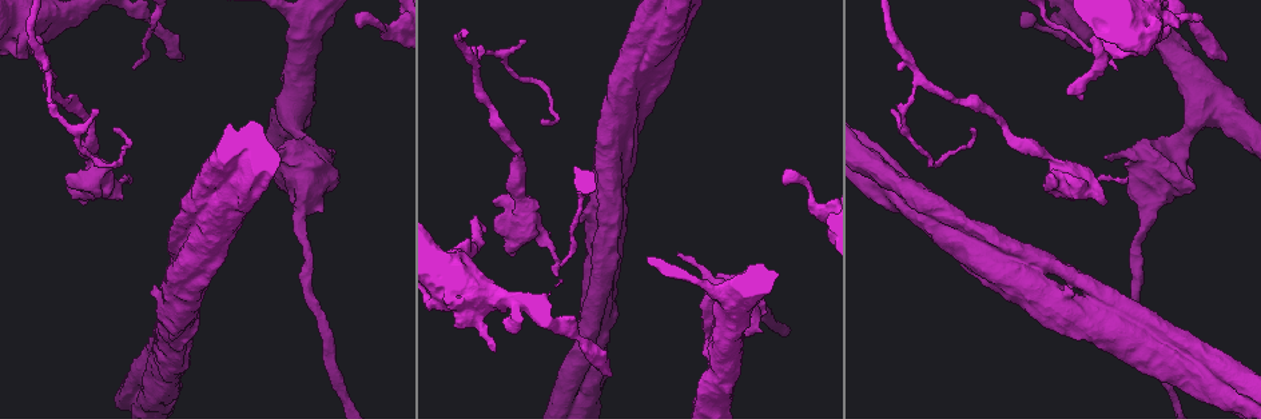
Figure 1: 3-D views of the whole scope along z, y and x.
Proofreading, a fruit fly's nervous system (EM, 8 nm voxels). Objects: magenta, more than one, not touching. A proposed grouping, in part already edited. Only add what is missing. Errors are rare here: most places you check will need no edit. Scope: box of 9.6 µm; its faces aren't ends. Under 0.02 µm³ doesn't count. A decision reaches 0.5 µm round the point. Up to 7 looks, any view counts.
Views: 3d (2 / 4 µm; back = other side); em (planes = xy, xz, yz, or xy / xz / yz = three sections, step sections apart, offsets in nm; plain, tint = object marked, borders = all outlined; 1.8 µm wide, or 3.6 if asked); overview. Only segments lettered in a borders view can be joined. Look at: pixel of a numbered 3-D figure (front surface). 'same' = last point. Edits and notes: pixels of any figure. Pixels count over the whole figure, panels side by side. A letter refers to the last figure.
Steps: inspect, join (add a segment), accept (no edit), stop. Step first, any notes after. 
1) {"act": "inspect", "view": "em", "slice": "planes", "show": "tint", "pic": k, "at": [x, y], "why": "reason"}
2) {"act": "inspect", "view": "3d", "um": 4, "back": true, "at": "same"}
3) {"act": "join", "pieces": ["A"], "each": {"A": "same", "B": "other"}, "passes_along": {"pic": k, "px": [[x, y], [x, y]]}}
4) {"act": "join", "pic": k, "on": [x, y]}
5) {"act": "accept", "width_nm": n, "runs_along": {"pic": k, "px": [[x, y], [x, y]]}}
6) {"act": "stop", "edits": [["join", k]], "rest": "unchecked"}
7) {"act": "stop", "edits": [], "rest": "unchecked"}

{"act": "inspect", "view": "em", "slice": "planes", "show": "borders", "pic": 1, "at": [1227, 59], "why": "end of a long branch"}

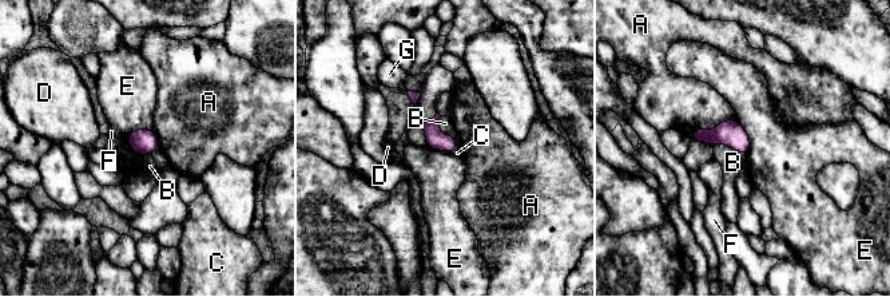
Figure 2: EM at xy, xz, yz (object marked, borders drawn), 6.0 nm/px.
{"act": "accept", "each": {"A": "other", "B": "other", "C": "other", "D": "other", "E": "other", "F": "other", "G": "other"}, "border": {"pic": 2, "px": [[135, 129], [128, 145], [143, 157]]}, "found": "no lettered segment goes on from it"}

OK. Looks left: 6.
{"act": "inspect", "view": "em", "slice": "planes", "show": "borders", "pic": 1, "at": [485, 230], "why": "free end"}

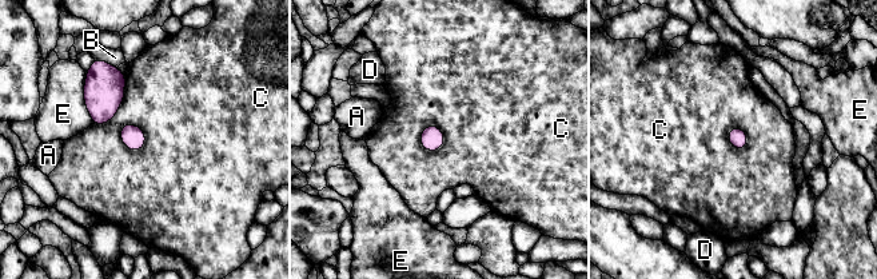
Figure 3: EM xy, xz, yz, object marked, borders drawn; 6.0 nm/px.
{"act": "accept", "each": {"A": "other", "B": "other", "C": "other", "D": "other", "E": "other"}, "border": {"pic": 3, "px": [[123, 124], [120, 140], [140, 150]]}, "found": "no lettered segment goes on from it"}

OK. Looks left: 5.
{"act": "inspect", "view": "3d", "um": 4, "pic": 1, "at": [1024, 26]}

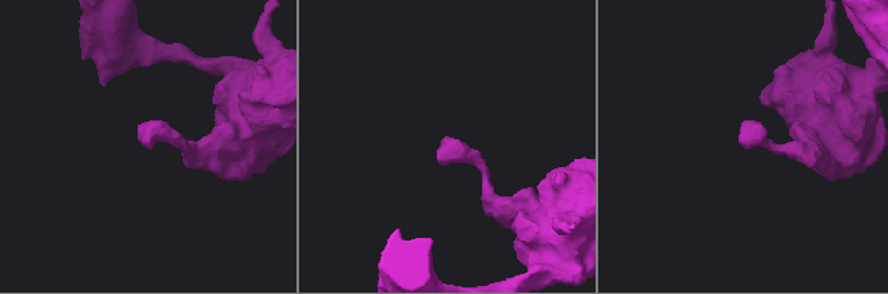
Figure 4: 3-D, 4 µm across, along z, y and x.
{"act": "inspect", "view": "em", "slice": "planes", "show": "tint", "pic": 4, "at": [150, 148], "why": "now the EM"}

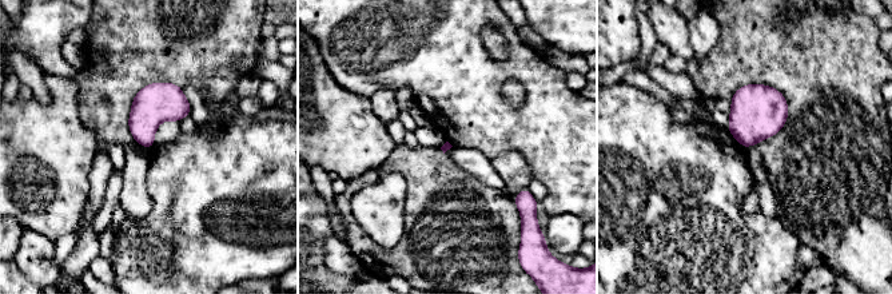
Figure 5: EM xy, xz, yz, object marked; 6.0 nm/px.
{"act": "inspect", "view": "em", "slice": "planes", "show": "borders", "at": "same", "why": "see the neighbours"}

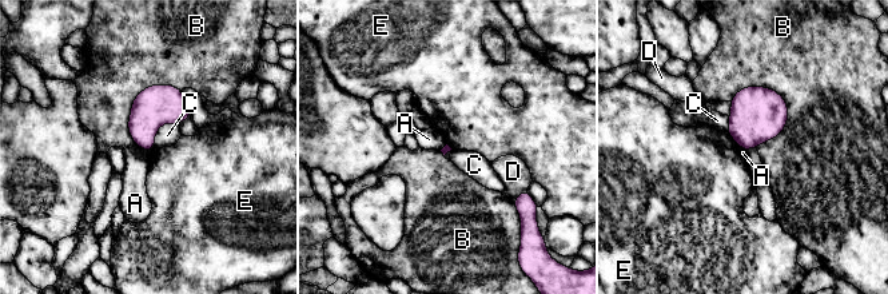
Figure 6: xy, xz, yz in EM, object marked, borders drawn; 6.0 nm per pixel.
{"act": "accept", "each": {"A": "other", "B": "other", "C": "other", "D": "other", "E": "other"}, "border": {"pic": 6, "px": [[136, 144], [147, 151]]}, "found": "none of them fits"}

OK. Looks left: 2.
{"act": "stop", "edits": [], "rest": "unchecked"}

